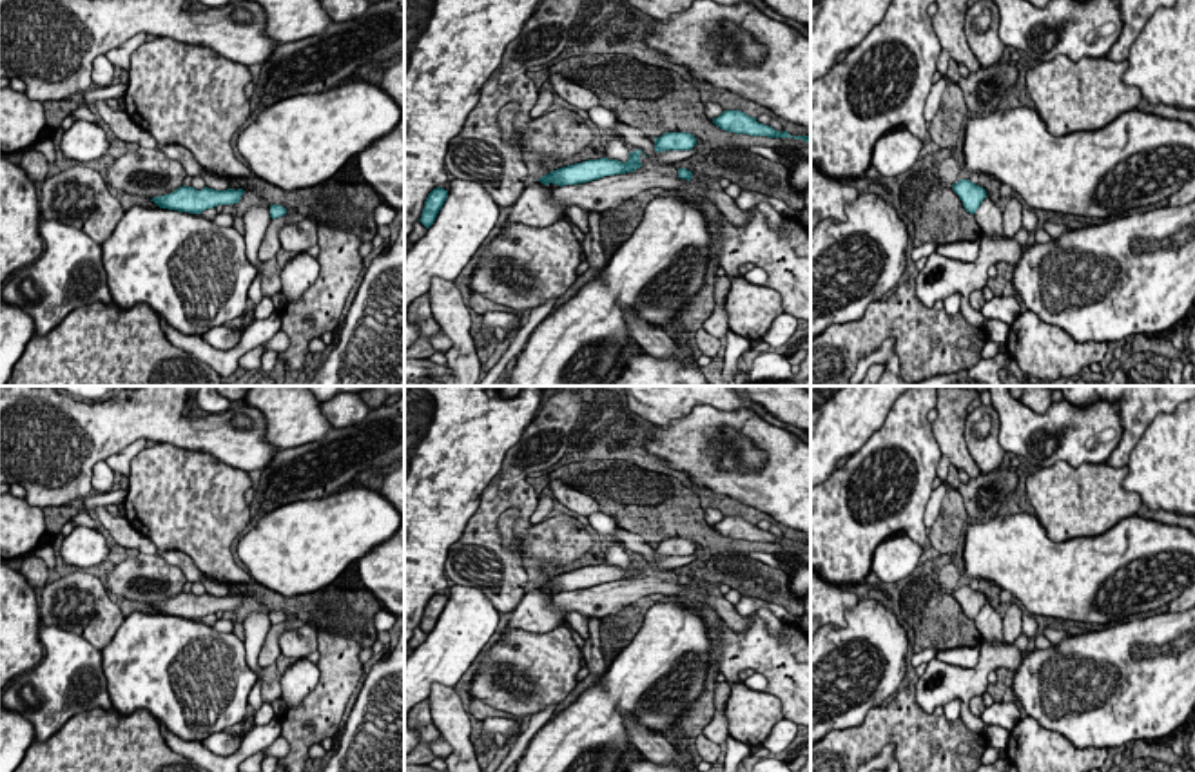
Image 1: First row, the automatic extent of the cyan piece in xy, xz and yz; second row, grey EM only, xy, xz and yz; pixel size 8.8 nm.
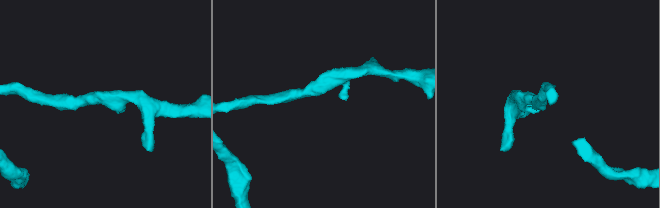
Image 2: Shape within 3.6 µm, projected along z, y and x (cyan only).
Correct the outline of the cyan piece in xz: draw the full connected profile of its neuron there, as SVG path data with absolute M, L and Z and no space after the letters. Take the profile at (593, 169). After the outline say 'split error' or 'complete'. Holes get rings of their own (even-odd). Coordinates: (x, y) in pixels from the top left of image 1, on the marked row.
M640 149L635 152L629 152L629 159L626 163L618 159L588 159L582 163L568 165L557 170L551 170L549 174L542 176L539 181L544 185L555 183L559 187L564 185L578 185L588 183L593 179L600 179L604 176L615 176L615 174L626 174L635 172L642 167L640 163Z; complete

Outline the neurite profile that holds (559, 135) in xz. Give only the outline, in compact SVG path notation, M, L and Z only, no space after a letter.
M517 101L499 111L497 123L502 141L522 154L531 152L537 158L549 158L551 161L566 161L577 156L598 134L586 125L582 116L568 109L548 111L539 118L529 118L522 132L515 129L517 116Z

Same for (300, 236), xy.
M299 219L297 223L285 225L279 230L281 248L301 254L317 245L316 219Z

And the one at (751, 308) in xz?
M734 275L725 299L729 330L747 341L760 341L772 321L783 314L782 297L769 286L751 285L743 275Z

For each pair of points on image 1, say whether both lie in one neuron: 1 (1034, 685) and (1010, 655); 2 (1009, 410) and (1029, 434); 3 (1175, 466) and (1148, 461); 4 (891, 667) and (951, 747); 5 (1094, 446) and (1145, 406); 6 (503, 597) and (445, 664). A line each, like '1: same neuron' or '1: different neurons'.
1: different neurons
2: same neuron
3: same neuron
4: different neurons
5: different neurons
6: different neurons

